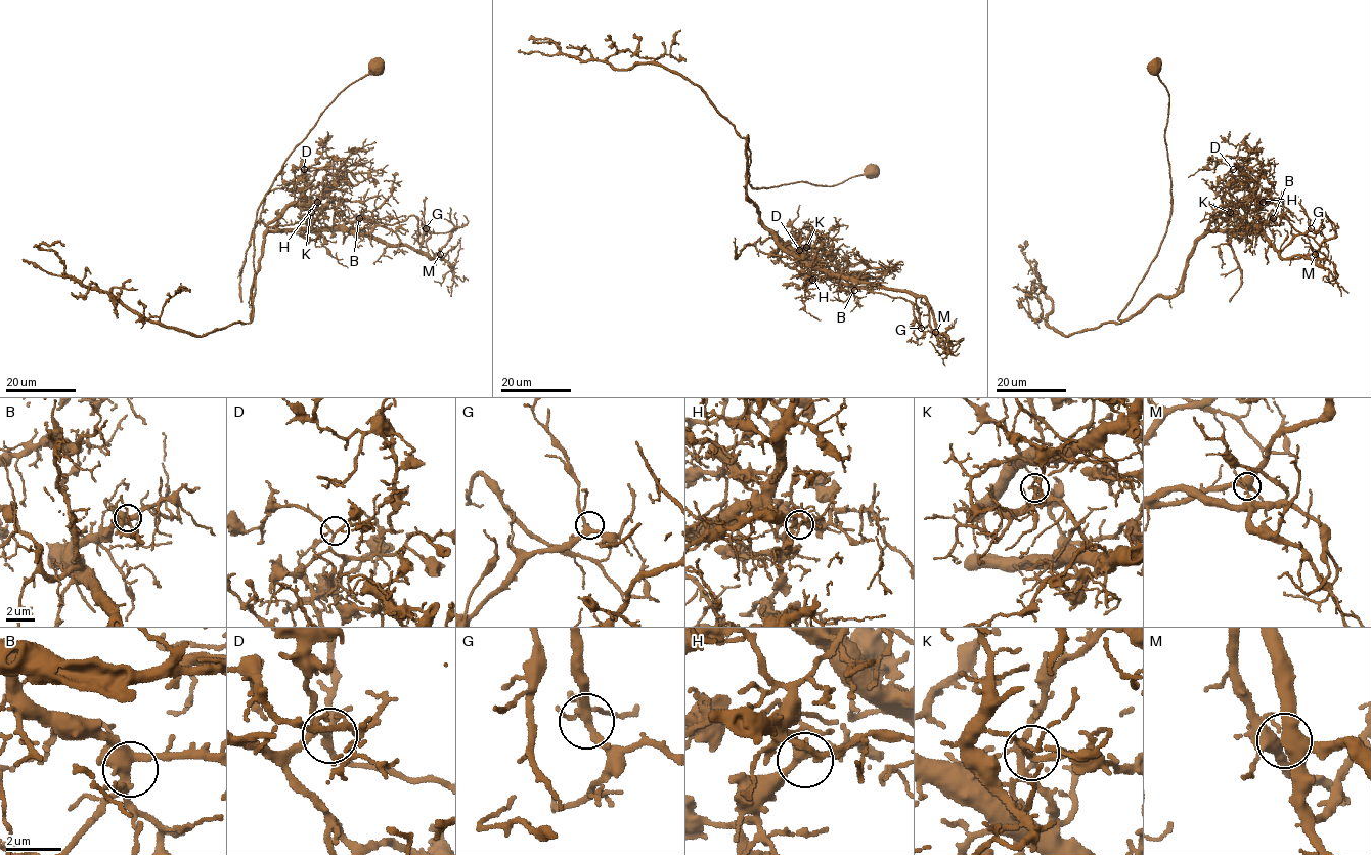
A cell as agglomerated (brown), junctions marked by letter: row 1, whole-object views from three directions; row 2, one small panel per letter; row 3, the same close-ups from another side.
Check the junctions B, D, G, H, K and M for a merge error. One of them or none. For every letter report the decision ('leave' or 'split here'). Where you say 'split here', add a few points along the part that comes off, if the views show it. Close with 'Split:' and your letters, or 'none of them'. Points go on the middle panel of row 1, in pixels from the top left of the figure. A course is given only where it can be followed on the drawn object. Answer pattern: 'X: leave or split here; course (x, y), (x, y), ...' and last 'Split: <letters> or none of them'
B: leave
D: leave
G: leave
H: leave
K: split here; course (805, 247), (821, 258), (801, 274), (756, 243), (779, 240), (817, 264), (829, 232), (846, 229)
M: leave
Split: K

